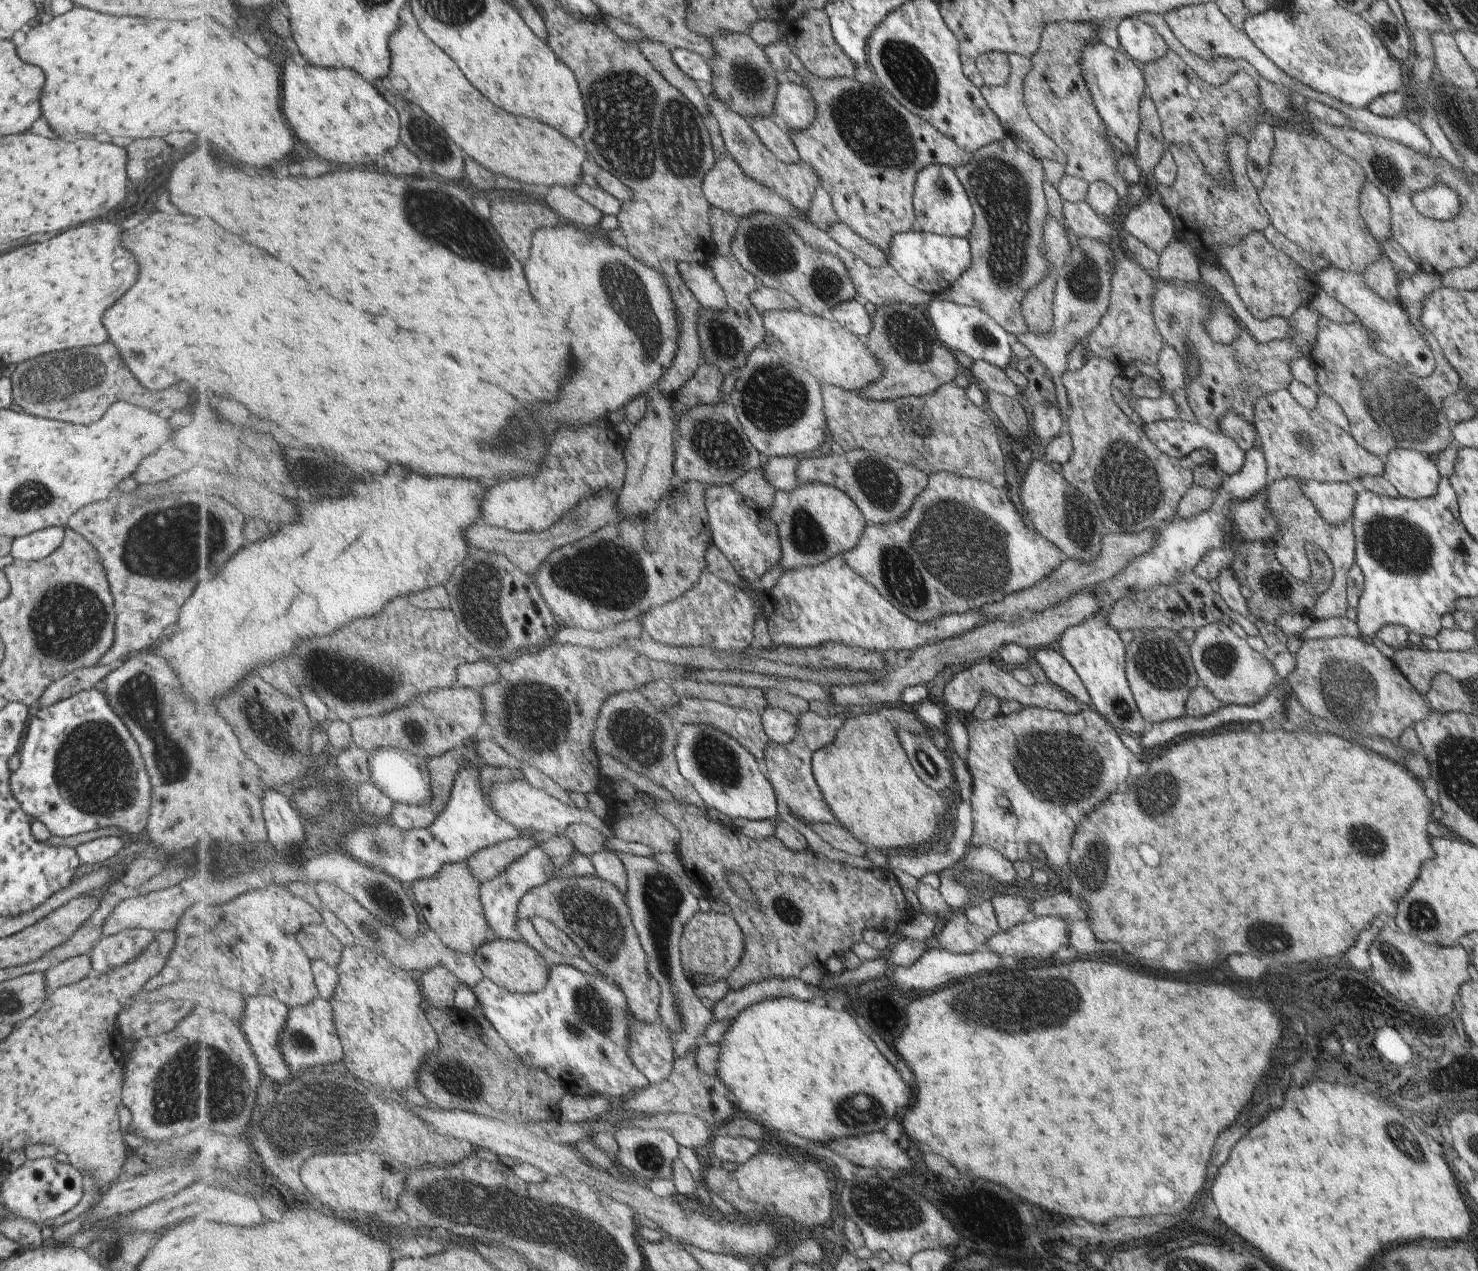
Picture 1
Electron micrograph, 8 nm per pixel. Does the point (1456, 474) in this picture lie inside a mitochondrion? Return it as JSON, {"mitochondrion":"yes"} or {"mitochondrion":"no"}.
{"mitochondrion":"no"}

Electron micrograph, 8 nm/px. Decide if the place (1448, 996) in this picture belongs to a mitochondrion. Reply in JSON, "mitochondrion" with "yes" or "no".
{"mitochondrion":"no"}

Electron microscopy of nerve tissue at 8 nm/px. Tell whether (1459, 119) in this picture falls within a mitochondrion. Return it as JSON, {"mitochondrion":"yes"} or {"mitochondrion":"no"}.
{"mitochondrion":"yes"}

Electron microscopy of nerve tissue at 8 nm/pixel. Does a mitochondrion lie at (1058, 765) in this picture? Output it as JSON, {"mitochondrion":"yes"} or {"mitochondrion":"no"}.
{"mitochondrion":"yes"}

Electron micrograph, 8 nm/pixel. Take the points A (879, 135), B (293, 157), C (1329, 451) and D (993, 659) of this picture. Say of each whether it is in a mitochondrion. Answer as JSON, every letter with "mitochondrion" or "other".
{"A":"mitochondrion","B":"other","C":"other","D":"other"}

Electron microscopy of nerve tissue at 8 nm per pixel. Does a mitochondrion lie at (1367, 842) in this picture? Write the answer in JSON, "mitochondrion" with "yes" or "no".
{"mitochondrion":"yes"}

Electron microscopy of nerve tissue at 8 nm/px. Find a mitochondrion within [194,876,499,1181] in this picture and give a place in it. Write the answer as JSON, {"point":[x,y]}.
{"point":[321,1111]}

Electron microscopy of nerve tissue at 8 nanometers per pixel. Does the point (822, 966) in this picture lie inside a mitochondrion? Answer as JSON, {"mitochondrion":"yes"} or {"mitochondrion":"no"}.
{"mitochondrion":"no"}

